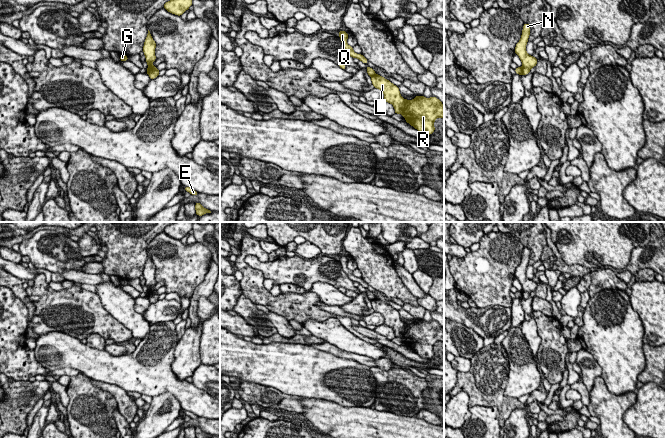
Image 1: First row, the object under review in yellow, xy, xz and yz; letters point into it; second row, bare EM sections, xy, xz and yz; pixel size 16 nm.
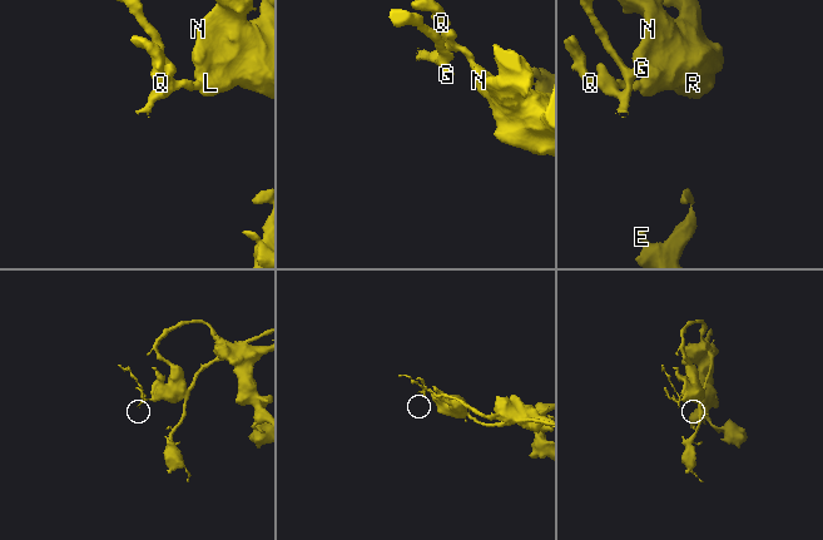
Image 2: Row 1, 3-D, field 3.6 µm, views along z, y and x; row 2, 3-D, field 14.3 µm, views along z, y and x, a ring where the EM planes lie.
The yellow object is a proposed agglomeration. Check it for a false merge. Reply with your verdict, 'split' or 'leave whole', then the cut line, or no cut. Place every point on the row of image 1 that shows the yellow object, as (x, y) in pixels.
split; cut in xz along (375, 73), (371, 76)

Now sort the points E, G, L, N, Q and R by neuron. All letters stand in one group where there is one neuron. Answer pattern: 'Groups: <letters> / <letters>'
Groups: E L N R / G Q

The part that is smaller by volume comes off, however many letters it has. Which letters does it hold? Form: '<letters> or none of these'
G, Q

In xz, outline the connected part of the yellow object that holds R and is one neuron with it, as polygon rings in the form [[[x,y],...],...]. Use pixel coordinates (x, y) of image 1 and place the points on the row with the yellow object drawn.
[[[375,74],[371,76],[374,88],[384,93],[384,101],[394,106],[395,114],[402,114],[406,122],[422,134],[434,133],[434,121],[436,118],[444,119],[443,103],[432,96],[425,98],[423,95],[415,96],[413,100],[404,99],[399,87],[384,77]]]

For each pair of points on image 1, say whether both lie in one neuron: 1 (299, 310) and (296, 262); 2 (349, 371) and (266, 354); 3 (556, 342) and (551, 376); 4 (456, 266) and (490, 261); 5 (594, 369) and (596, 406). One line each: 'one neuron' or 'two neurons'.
1: two neurons
2: one neuron
3: one neuron
4: one neuron
5: two neurons

